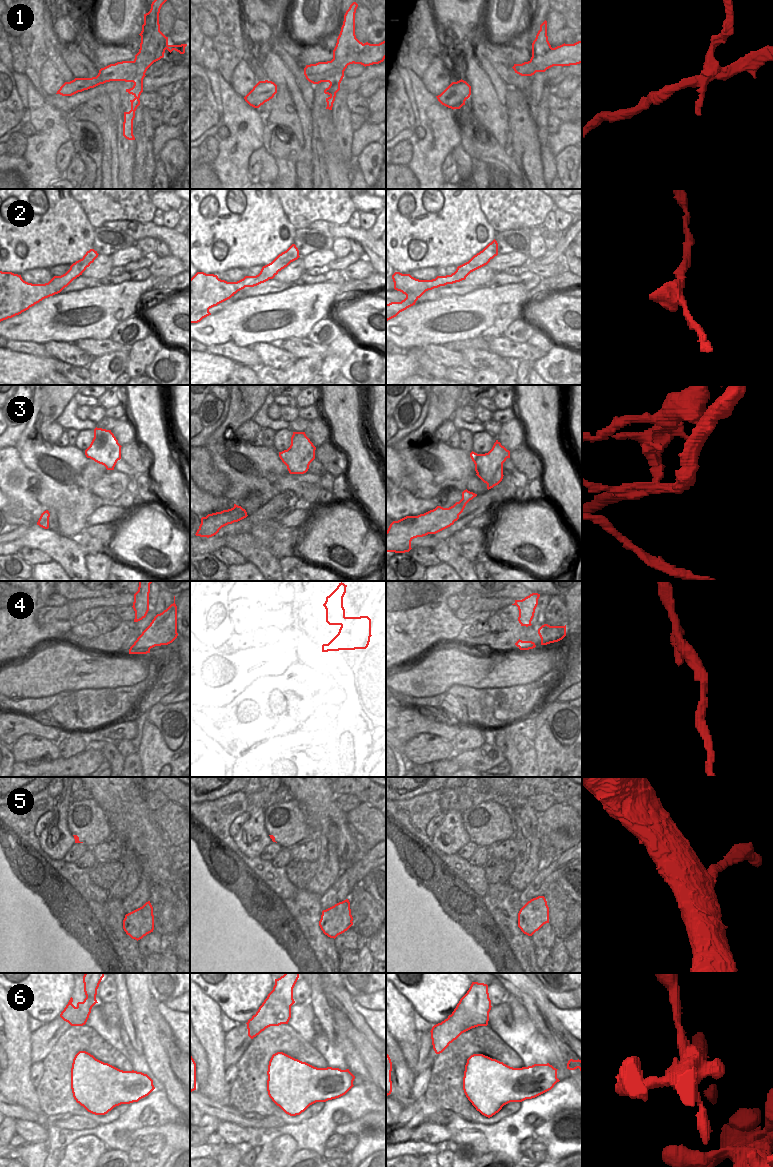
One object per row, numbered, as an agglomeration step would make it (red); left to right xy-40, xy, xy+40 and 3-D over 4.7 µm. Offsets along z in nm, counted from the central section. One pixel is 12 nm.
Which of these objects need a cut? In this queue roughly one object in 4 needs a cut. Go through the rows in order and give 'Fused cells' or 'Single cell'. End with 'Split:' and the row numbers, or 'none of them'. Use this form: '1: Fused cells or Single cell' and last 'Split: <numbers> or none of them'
1: Fused cells
2: Single cell
3: Fused cells
4: Fused cells
5: Fused cells
6: Single cell
Split: 1, 3, 4, 5.

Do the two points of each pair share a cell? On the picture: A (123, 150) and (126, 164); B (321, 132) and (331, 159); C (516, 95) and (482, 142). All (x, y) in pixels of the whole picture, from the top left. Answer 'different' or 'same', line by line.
A: same
B: same
C: different

